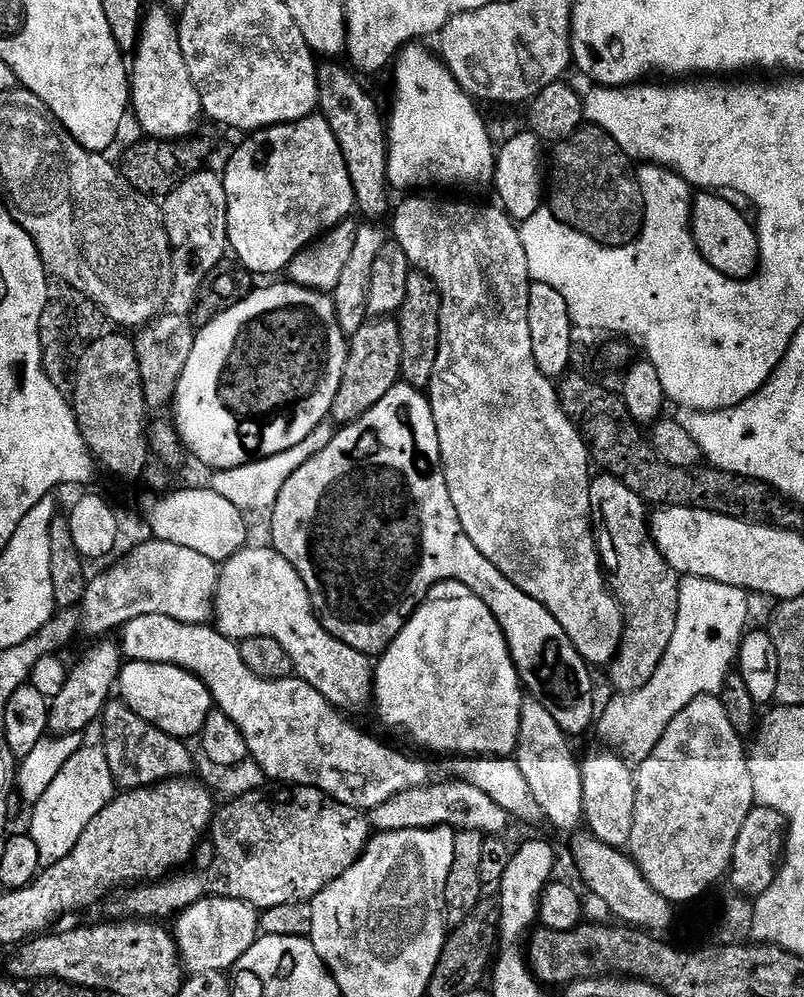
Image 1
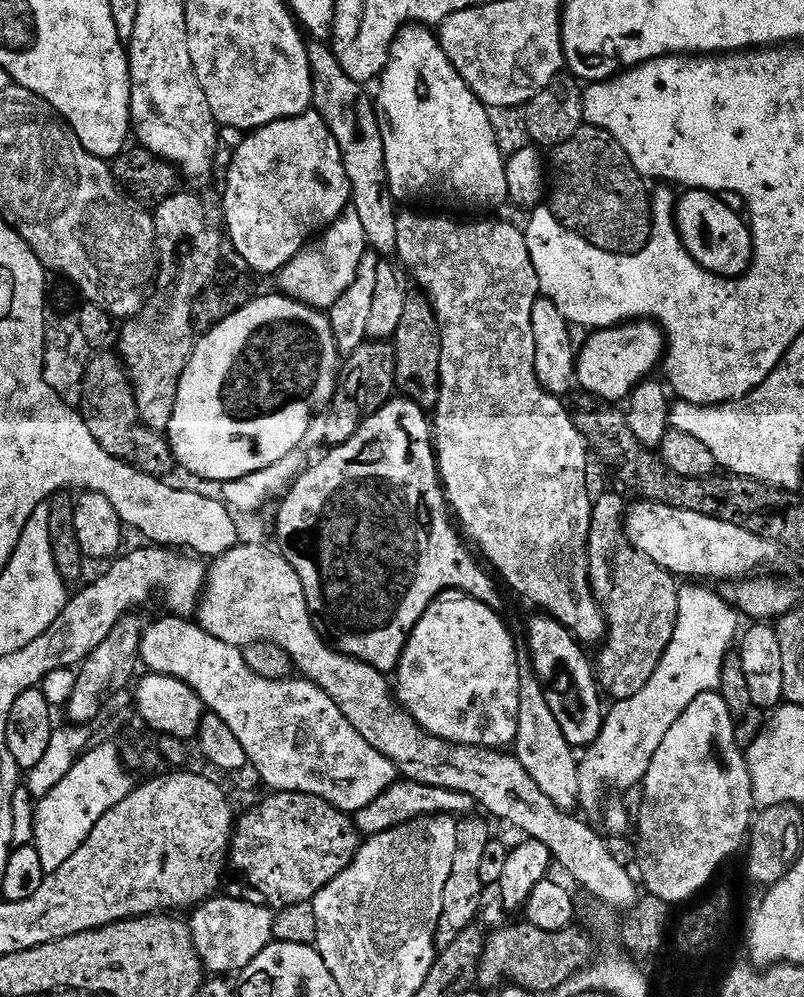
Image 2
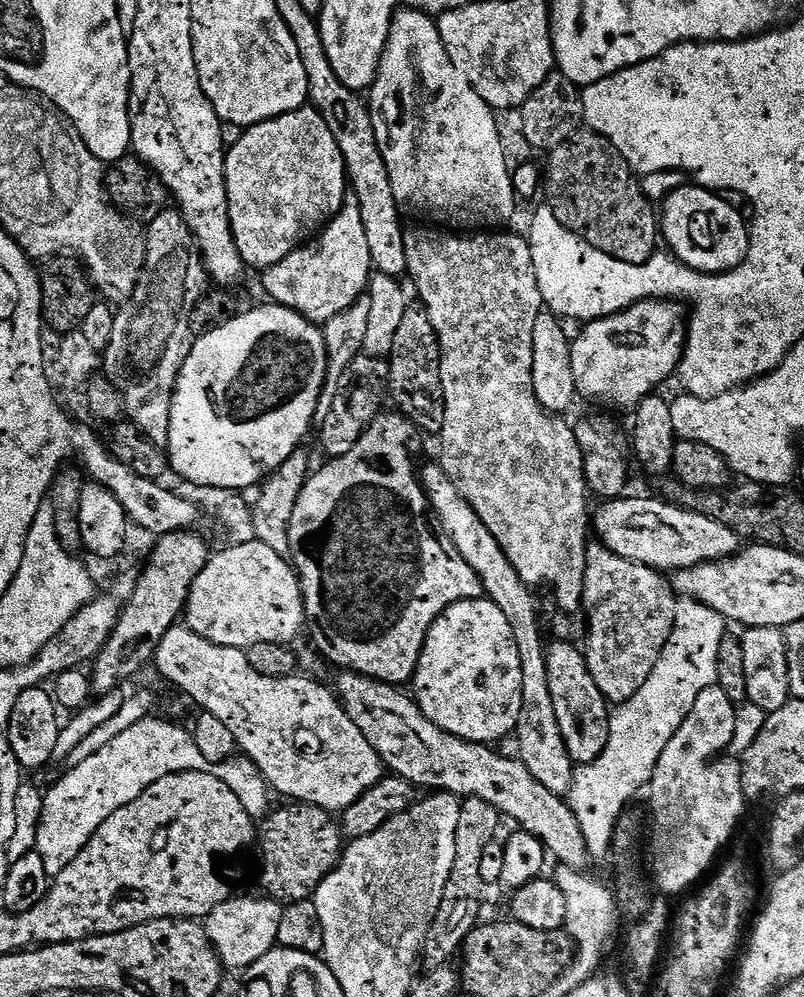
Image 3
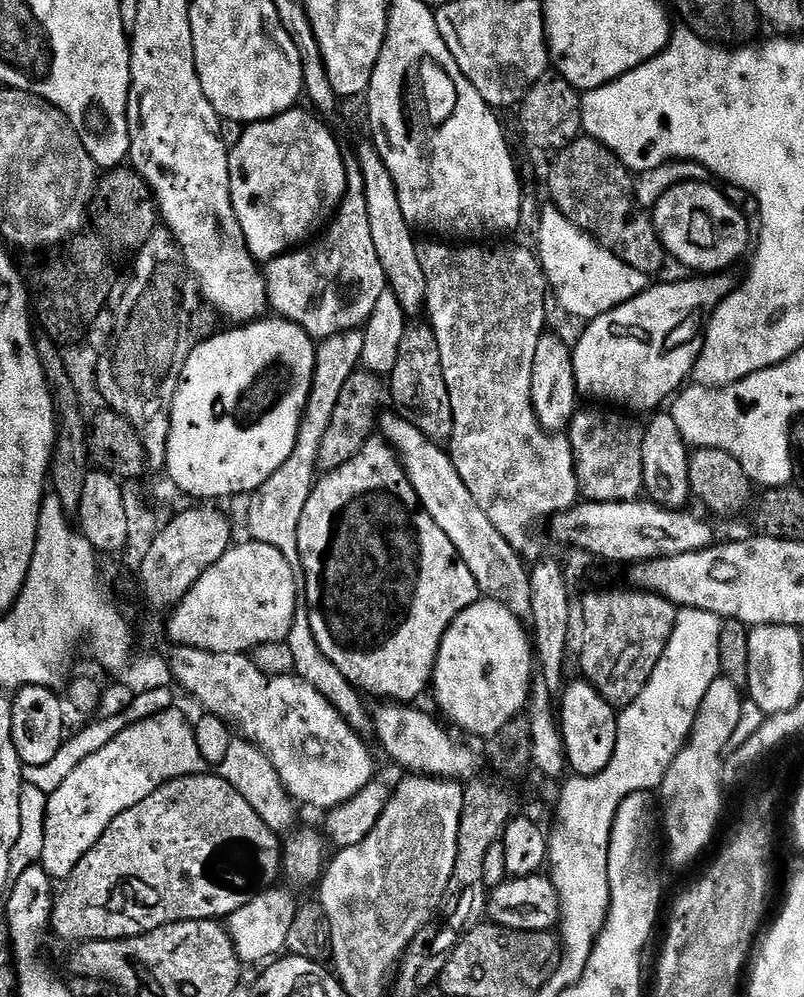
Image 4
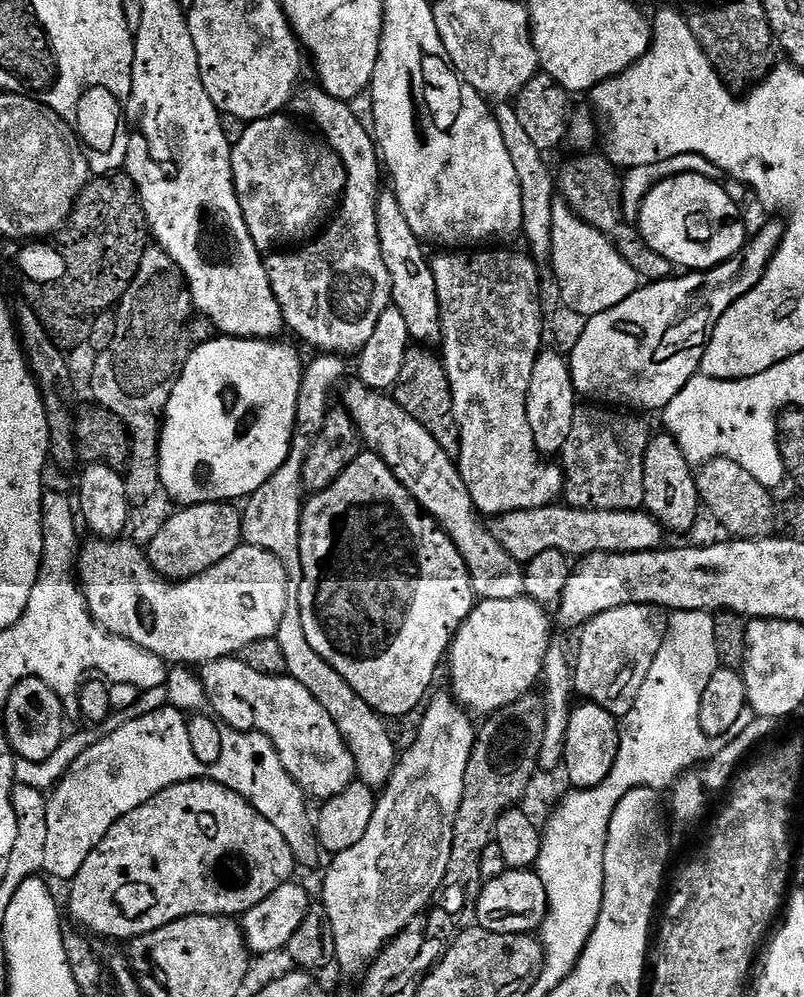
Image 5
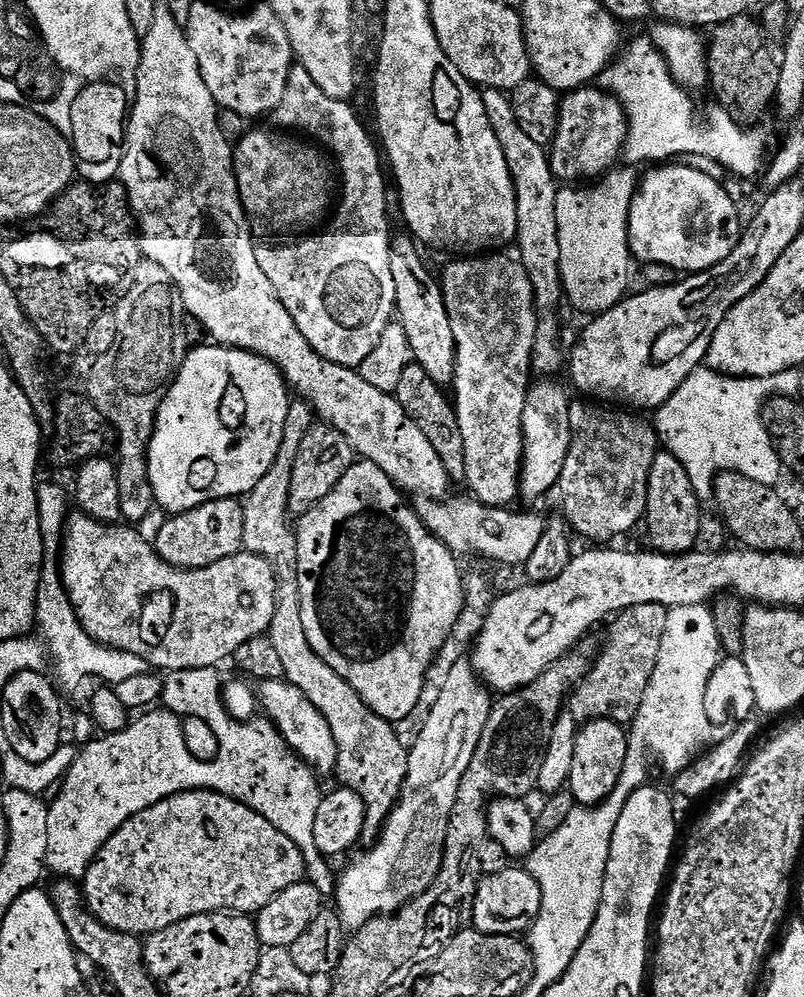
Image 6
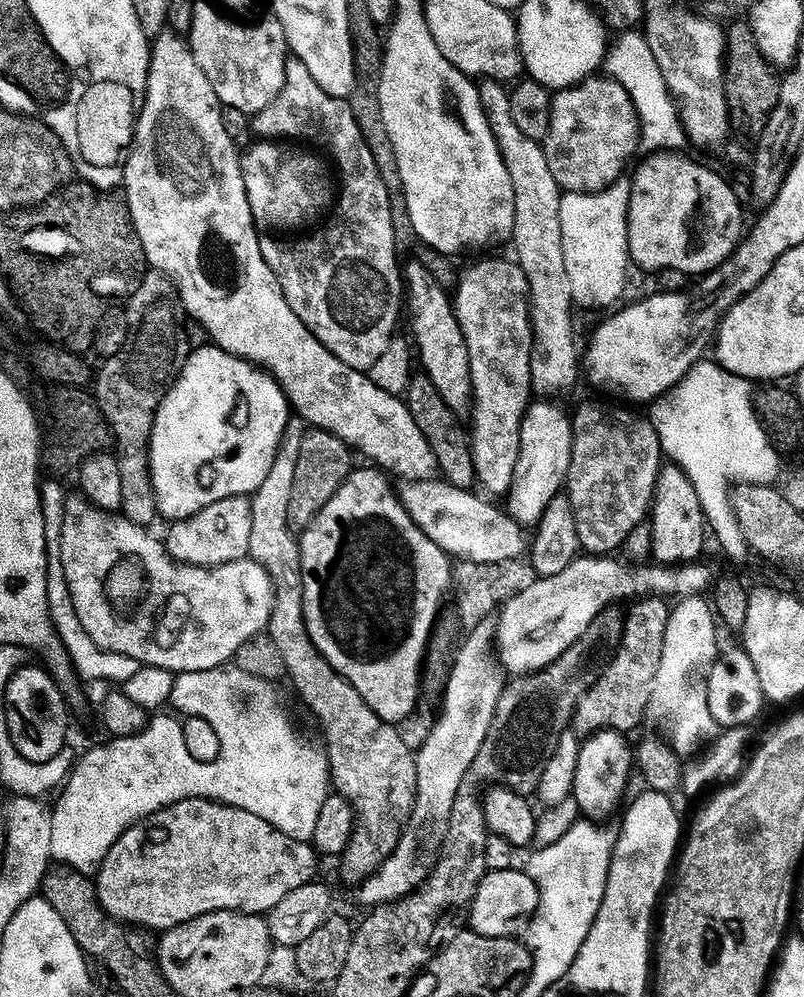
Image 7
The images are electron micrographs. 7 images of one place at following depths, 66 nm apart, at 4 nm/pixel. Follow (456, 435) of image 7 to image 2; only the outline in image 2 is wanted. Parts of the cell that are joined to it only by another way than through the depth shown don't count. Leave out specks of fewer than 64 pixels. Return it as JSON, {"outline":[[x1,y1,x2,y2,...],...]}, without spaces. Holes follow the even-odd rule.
{"outline":[[409,291,392,345,396,362,393,372,395,389,405,399,414,401,425,410,435,409,439,396,441,338,436,312,423,291]]}

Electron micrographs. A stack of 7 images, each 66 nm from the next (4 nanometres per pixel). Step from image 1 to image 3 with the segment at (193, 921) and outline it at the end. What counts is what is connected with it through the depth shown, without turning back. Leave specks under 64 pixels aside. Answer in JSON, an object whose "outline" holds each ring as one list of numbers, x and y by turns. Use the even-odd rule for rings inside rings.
{"outline":[[233,896,220,903,203,919,202,927,215,949,223,967,246,970,258,958,262,958,277,943,278,925,281,921,283,905,269,896,262,898,239,898]]}

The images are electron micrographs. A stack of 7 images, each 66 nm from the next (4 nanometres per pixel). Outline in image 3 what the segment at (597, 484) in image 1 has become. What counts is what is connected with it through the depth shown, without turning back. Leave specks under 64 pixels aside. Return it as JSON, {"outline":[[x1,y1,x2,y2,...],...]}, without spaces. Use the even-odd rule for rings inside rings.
{"outline":[[599,542,589,543,588,553,586,554,586,570,584,571,584,602,582,605,583,615,588,615,588,648,585,647,583,653,584,659,588,661,590,674,598,686,598,690,602,690,605,700,613,705,624,704,630,698,634,698,634,694,638,694,638,690,642,690,646,678,650,678,654,666,658,666,658,658,674,630,676,615,682,611,681,605,676,605,676,603,678,603,678,597,675,590,672,589,667,575,661,574,655,568,648,568,645,564,632,564,626,558,611,552,605,544]]}

